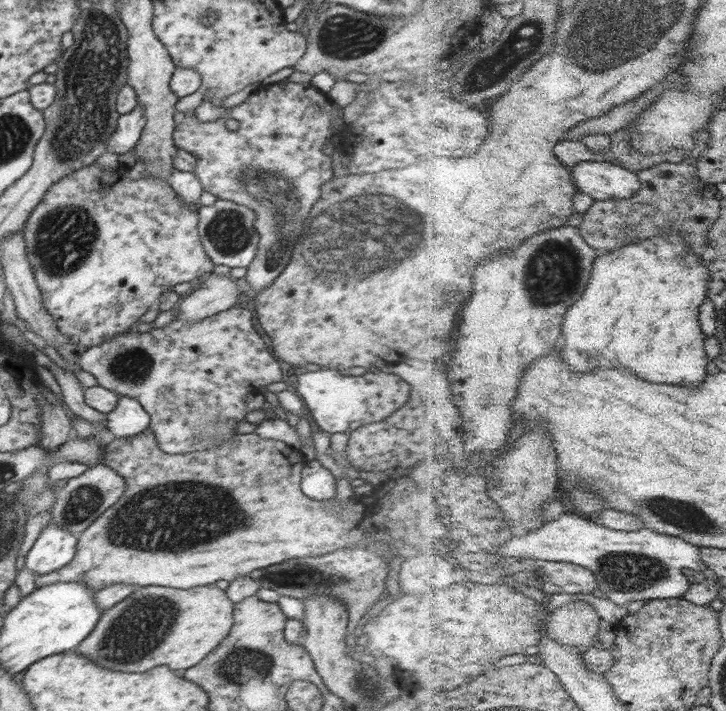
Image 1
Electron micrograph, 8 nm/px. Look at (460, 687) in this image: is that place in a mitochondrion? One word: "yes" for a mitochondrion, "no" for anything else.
no

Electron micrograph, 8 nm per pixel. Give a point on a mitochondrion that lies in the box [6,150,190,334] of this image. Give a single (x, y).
(65, 235)

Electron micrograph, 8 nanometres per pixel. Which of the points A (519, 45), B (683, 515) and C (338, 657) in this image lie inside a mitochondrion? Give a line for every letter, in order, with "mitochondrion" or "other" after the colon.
A: mitochondrion
B: mitochondrion
C: other

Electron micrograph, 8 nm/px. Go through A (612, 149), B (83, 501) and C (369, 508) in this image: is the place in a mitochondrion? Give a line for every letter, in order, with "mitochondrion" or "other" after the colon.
A: other
B: mitochondrion
C: other

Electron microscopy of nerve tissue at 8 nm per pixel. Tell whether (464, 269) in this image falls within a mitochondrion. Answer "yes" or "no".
no

